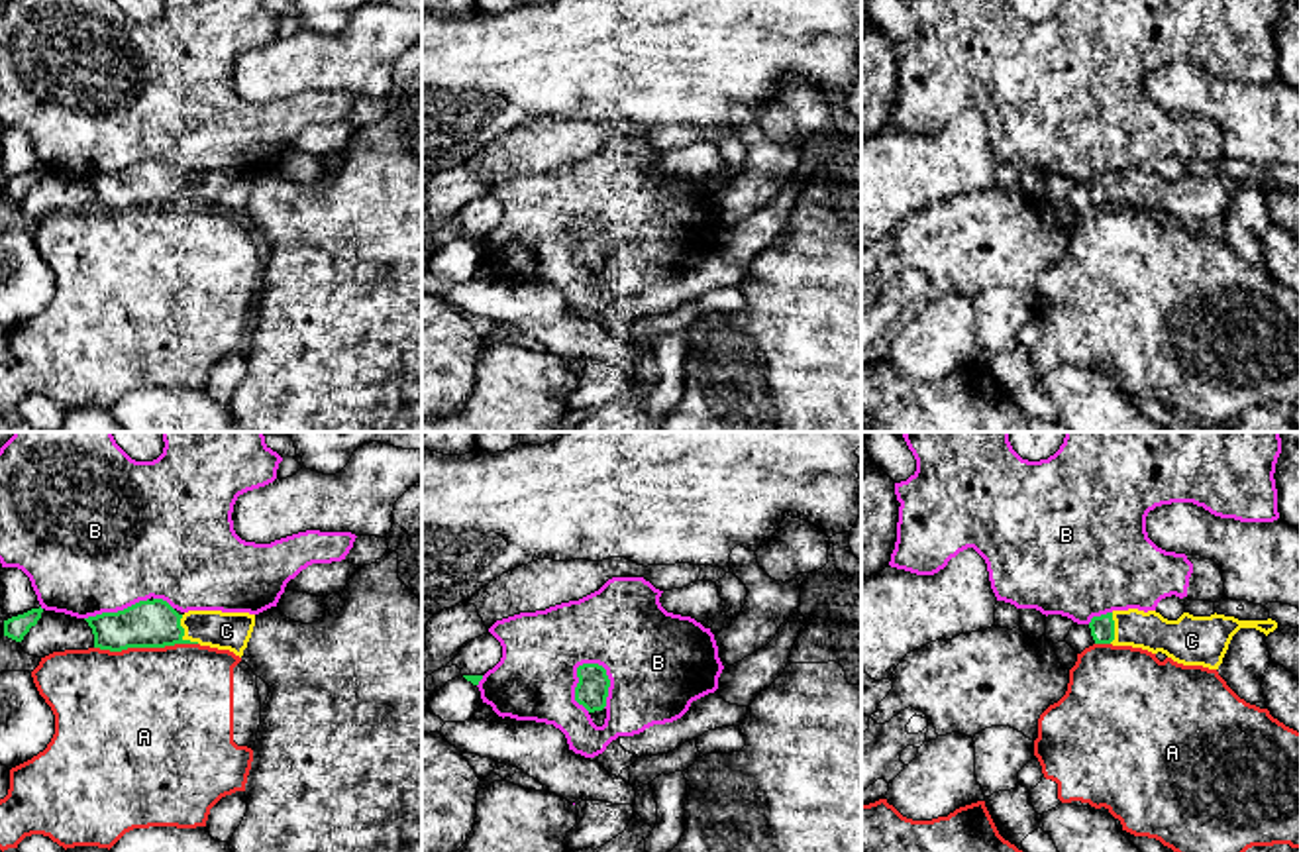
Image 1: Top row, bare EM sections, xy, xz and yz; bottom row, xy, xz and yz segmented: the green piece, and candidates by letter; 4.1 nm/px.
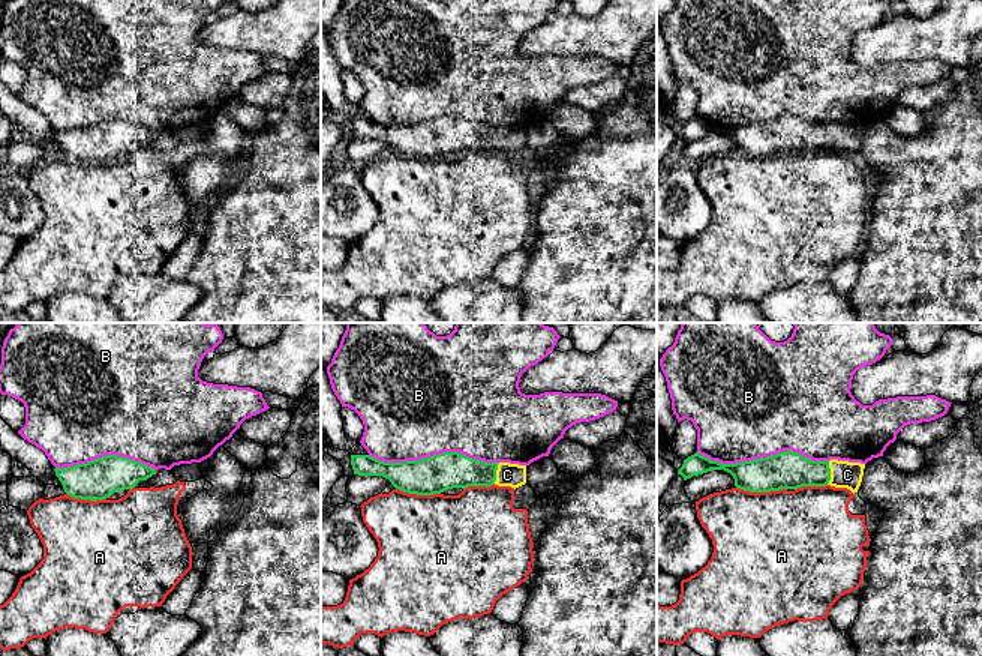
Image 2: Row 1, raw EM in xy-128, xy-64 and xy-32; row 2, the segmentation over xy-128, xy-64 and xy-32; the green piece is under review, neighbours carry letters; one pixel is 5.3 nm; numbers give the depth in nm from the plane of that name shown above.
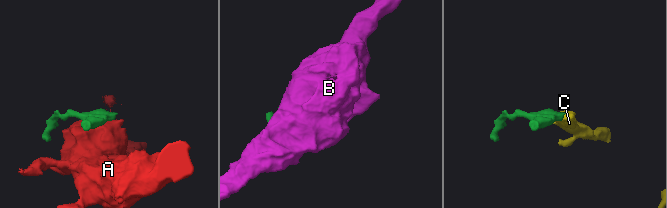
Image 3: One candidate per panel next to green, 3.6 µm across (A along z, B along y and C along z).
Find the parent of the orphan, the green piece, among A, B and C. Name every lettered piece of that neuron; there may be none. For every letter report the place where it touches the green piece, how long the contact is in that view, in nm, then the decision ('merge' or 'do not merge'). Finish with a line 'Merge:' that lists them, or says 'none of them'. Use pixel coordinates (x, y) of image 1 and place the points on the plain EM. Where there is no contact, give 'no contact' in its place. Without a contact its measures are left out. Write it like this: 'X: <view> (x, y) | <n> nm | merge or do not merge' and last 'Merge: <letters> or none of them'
A: xy (146, 207) | 420 nm | do not merge
B: xz (579, 240) | 220 nm | do not merge
C: xy (183, 195) | 140 nm | merge
Merge: C

